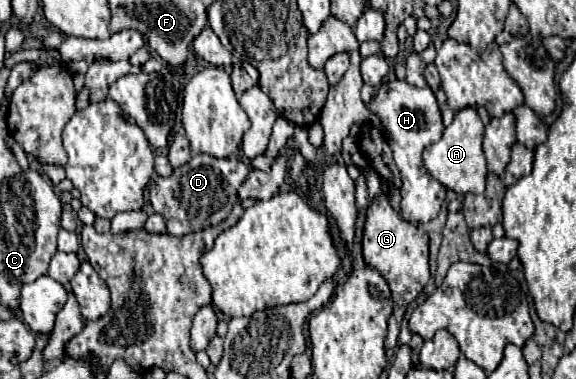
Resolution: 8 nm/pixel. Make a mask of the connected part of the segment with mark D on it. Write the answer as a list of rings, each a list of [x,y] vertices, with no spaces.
[[[195,154],[187,164],[173,170],[167,178],[153,178],[149,182],[149,200],[157,214],[165,218],[167,232],[171,236],[185,236],[201,232],[205,226],[217,226],[223,222],[233,206],[239,202],[239,188],[249,176],[249,168],[239,158],[213,158],[207,154]]]

